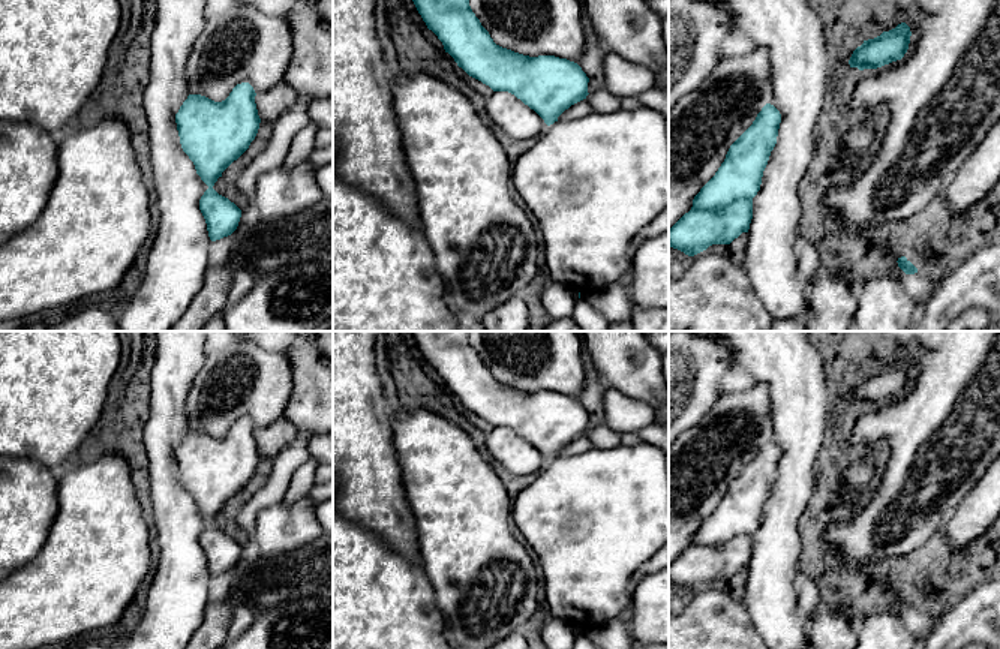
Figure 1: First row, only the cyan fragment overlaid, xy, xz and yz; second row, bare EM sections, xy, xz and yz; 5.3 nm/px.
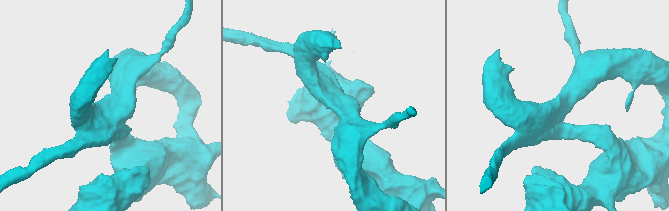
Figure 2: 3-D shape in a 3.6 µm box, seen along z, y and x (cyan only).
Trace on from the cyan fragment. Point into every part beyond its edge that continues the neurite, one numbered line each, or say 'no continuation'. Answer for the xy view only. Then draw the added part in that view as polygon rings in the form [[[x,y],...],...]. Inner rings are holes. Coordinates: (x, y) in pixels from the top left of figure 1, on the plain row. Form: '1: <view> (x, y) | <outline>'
no continuation

